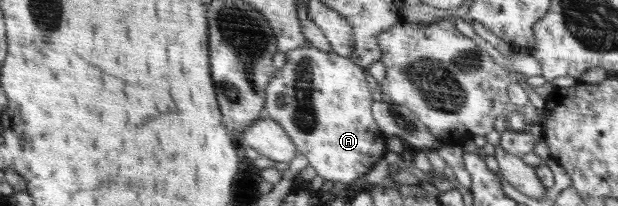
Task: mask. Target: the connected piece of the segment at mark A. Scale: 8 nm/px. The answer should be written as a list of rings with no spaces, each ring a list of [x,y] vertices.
[[[308,44],[294,51],[286,52],[286,62],[278,70],[278,75],[271,79],[266,88],[266,110],[264,115],[278,121],[290,139],[297,145],[299,154],[307,157],[309,165],[315,168],[317,175],[325,181],[342,182],[346,186],[357,181],[383,158],[387,136],[373,122],[367,80],[363,70],[349,57],[339,56],[336,52],[323,52]]]

